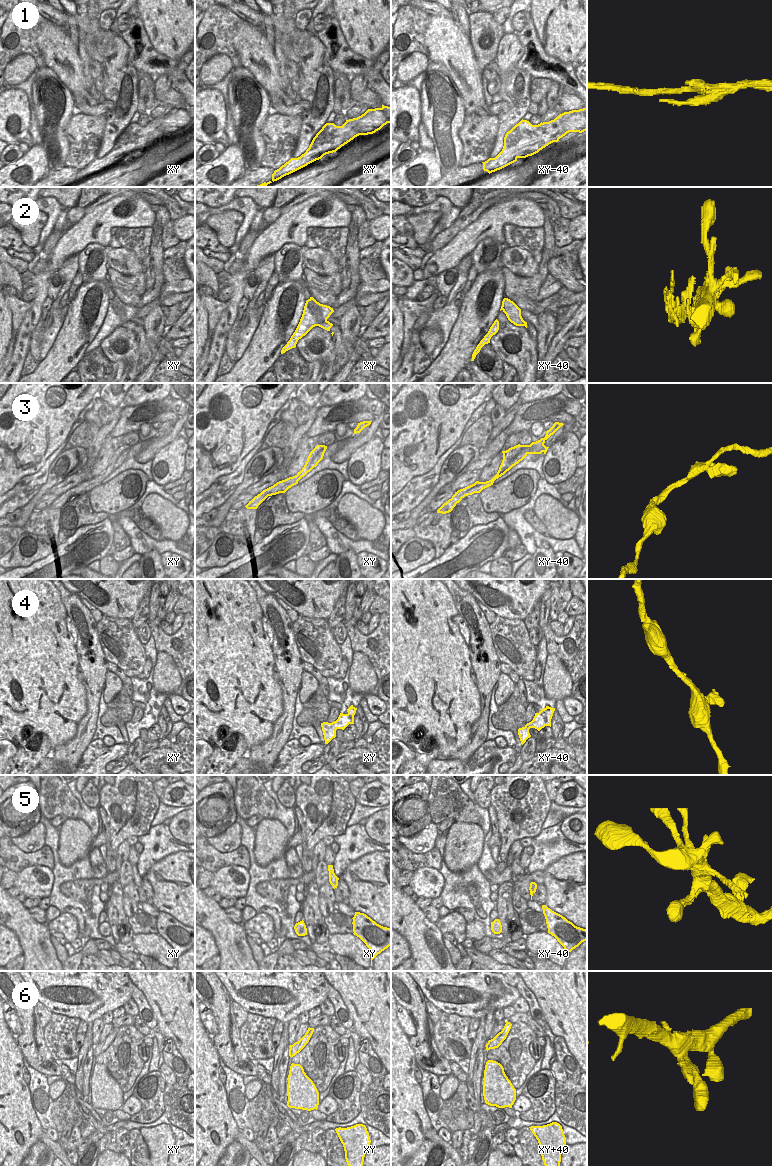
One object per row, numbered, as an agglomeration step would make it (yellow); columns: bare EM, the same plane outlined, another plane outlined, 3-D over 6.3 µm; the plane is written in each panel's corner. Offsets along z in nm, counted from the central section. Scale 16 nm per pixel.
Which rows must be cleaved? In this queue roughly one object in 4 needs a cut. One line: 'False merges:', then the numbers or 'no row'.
False merges: 1, 2

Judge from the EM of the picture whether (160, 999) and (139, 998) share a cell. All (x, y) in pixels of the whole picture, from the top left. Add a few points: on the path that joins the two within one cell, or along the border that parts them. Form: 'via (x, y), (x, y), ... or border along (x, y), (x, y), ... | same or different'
border along (131, 981), (144, 995), (156, 1019) | different

